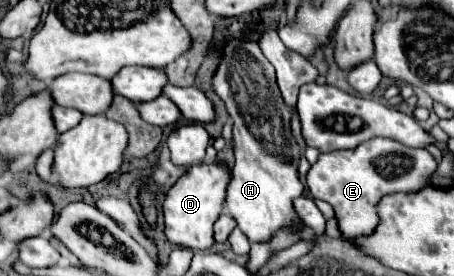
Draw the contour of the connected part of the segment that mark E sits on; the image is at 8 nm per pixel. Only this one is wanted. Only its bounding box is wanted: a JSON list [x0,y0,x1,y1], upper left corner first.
[306,137,436,237]

